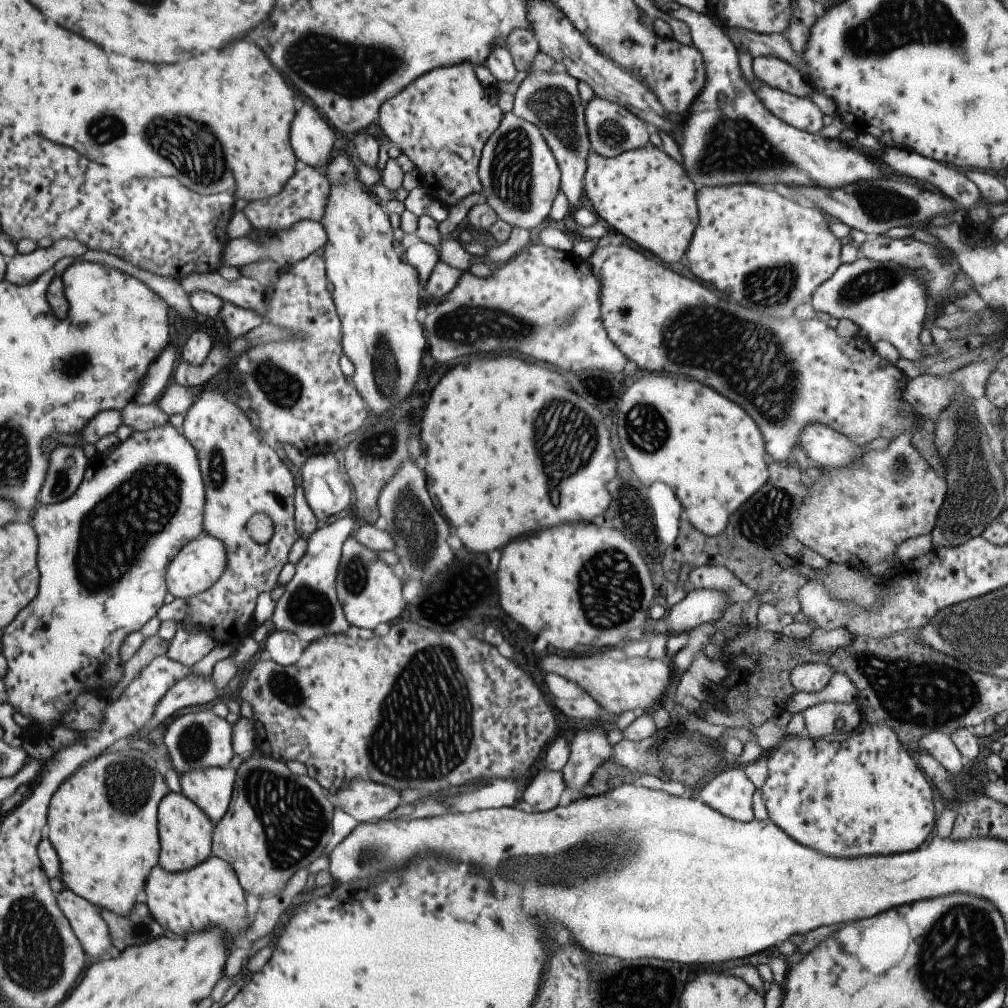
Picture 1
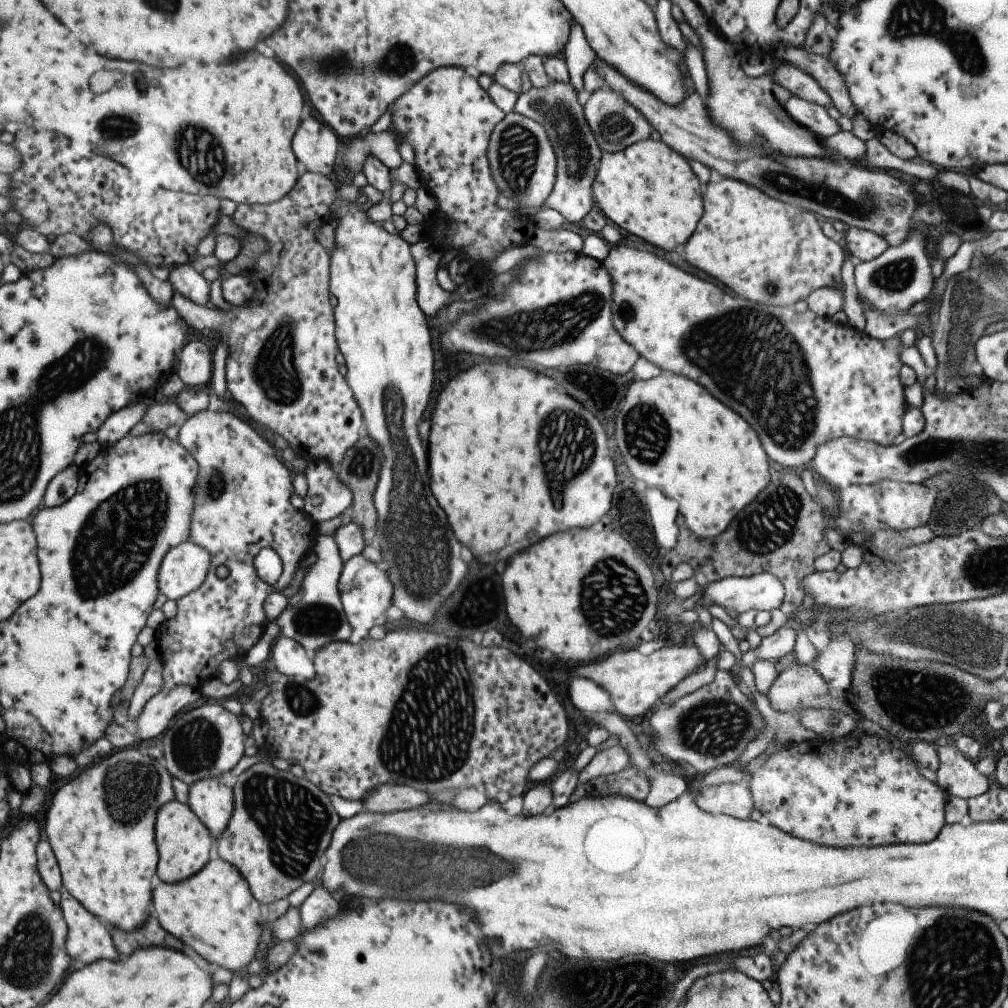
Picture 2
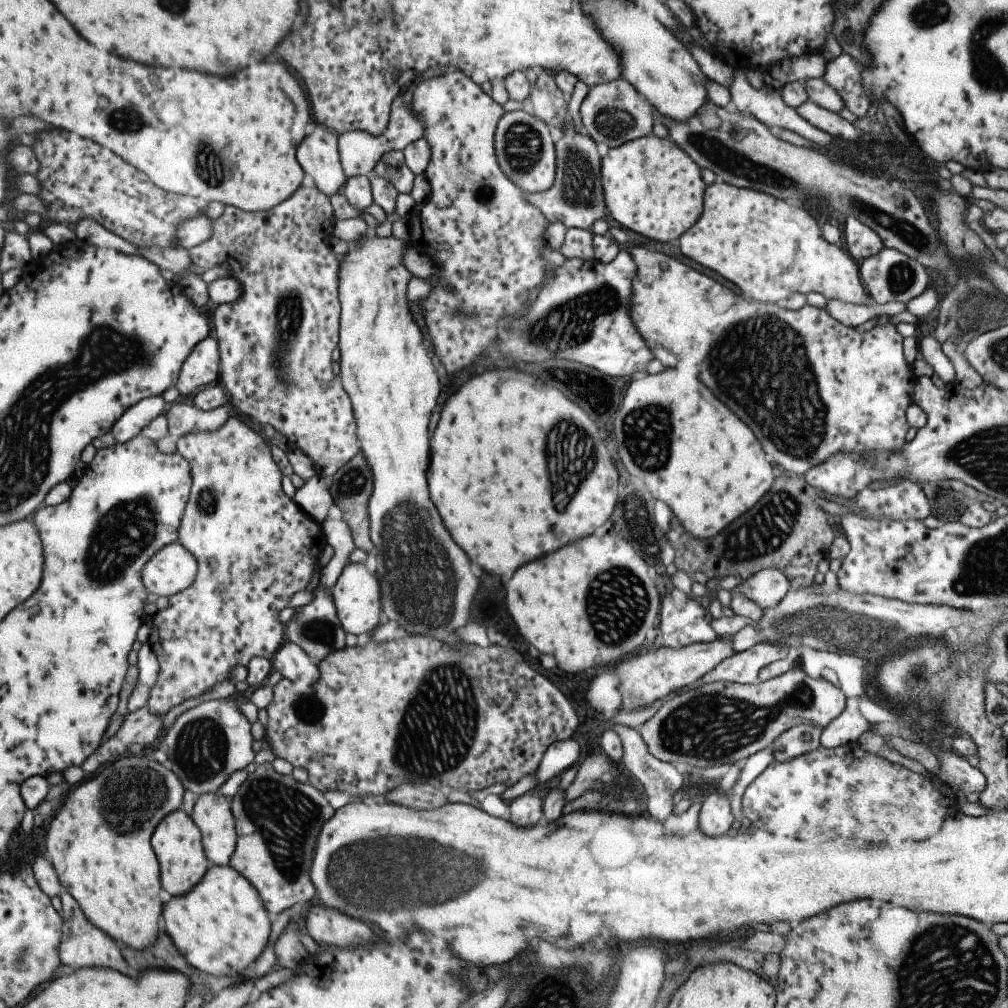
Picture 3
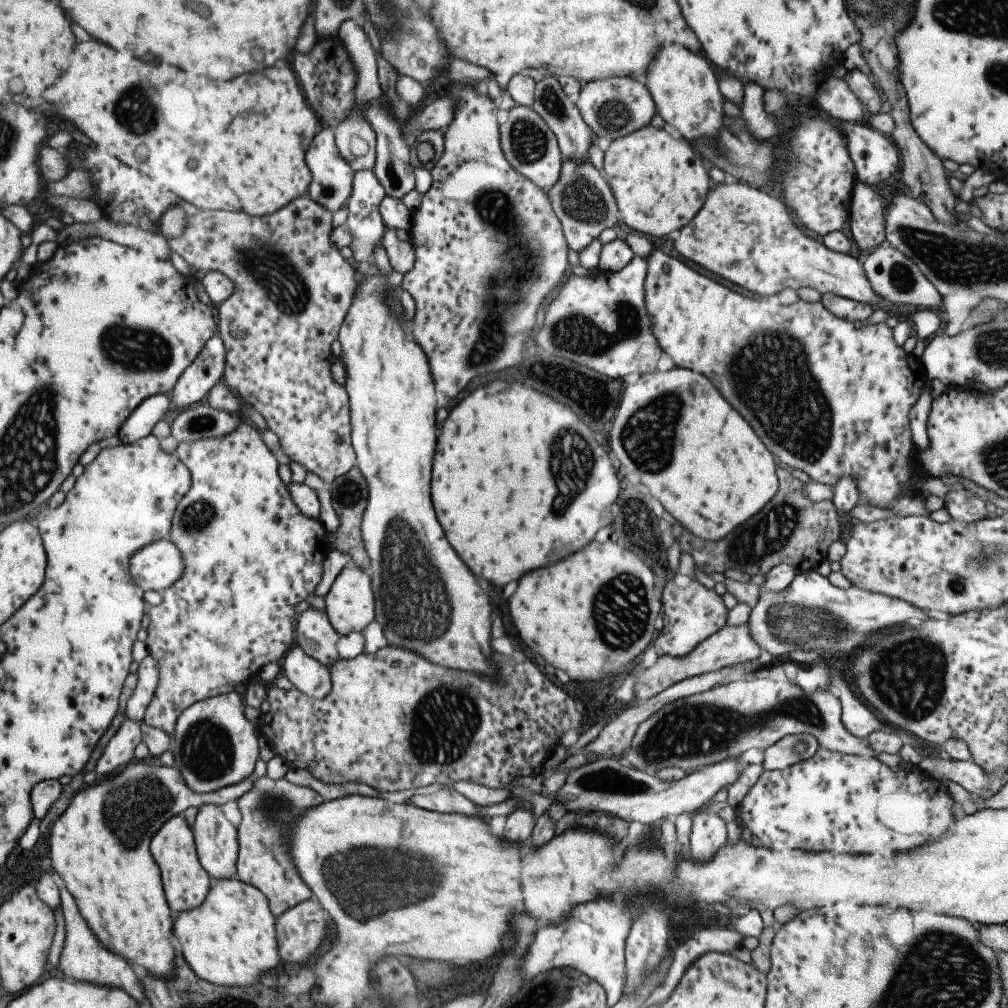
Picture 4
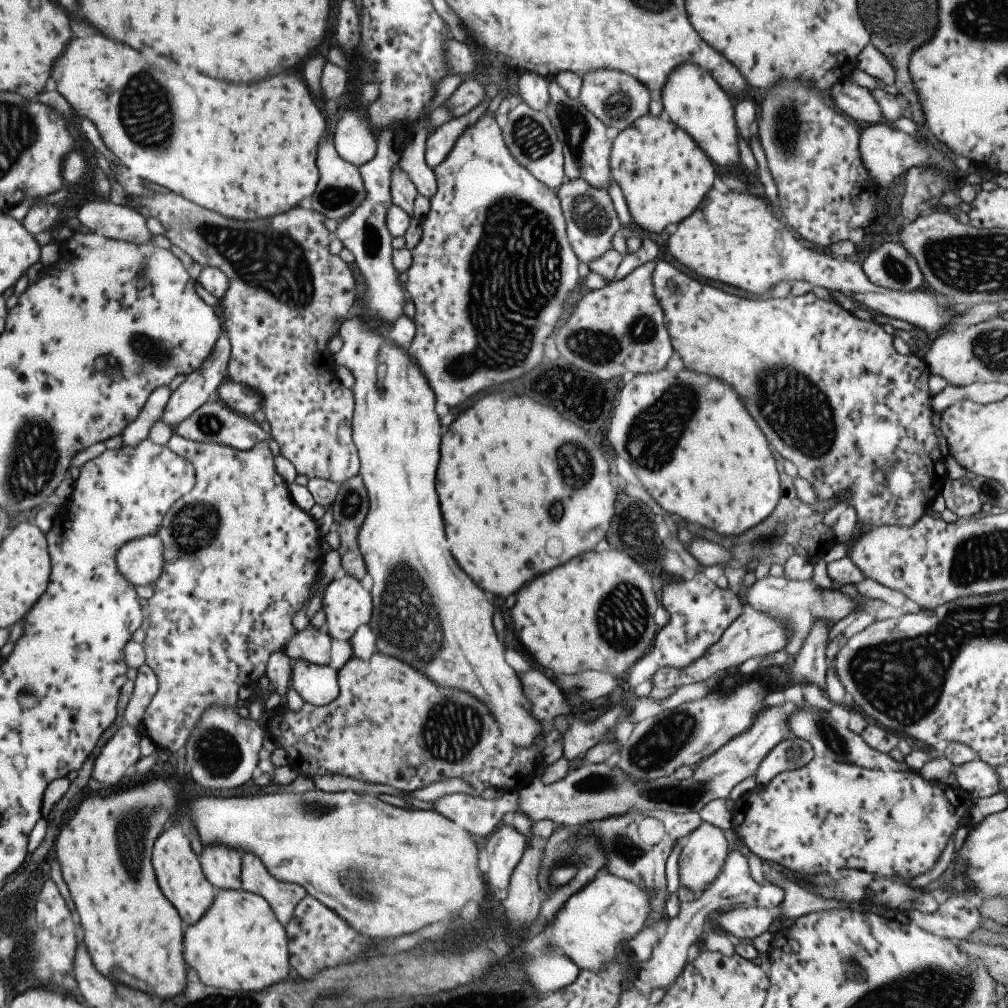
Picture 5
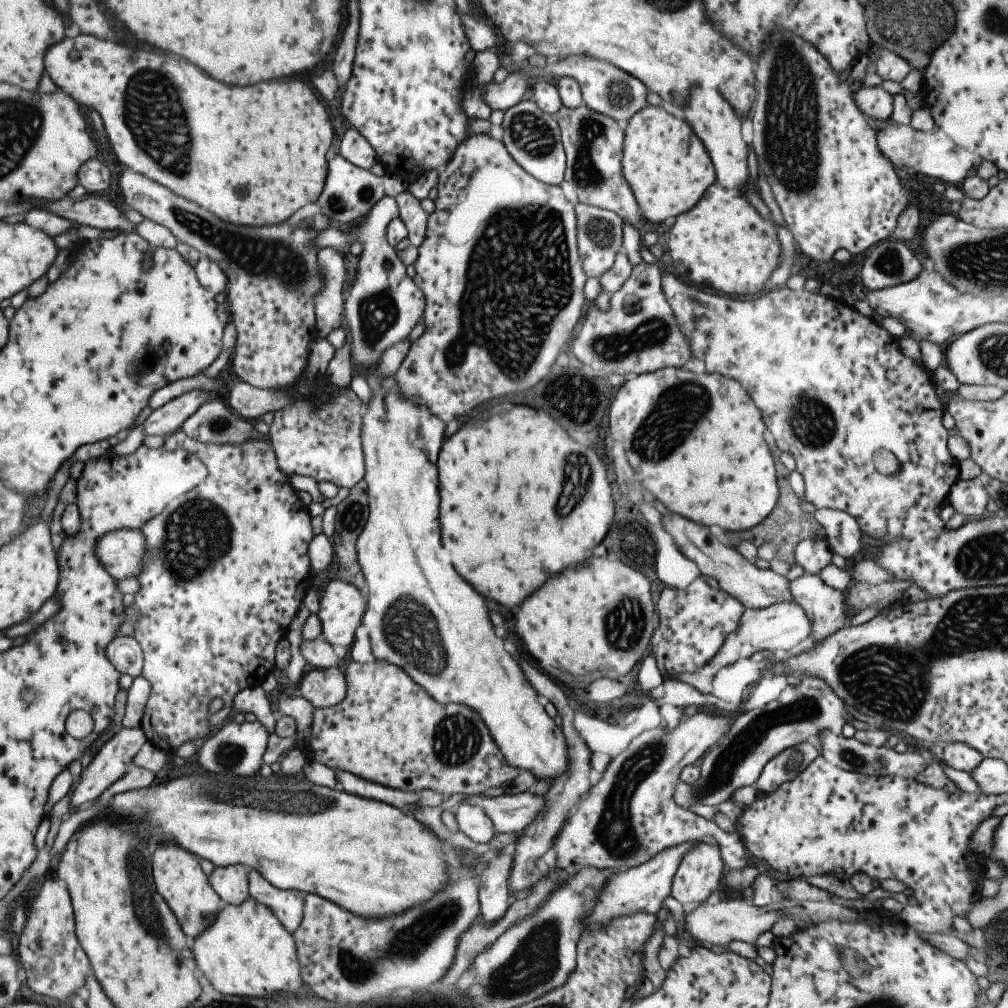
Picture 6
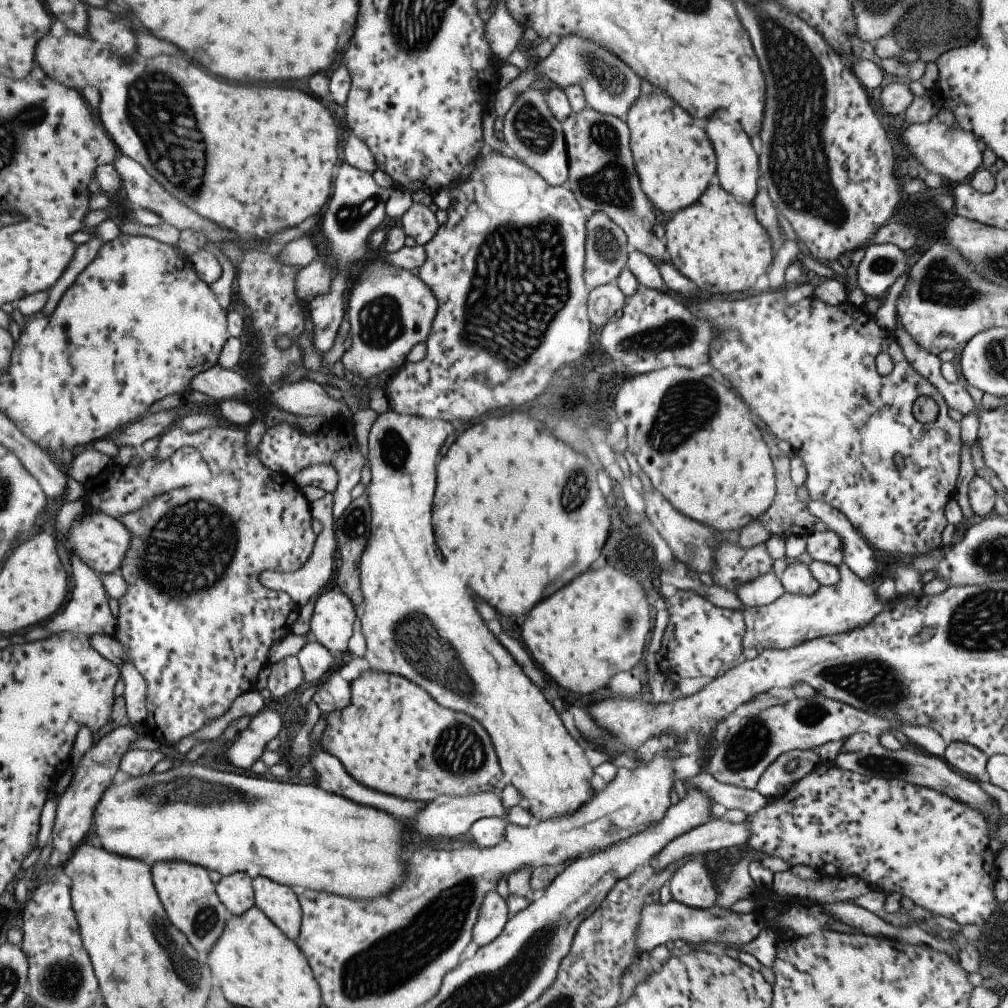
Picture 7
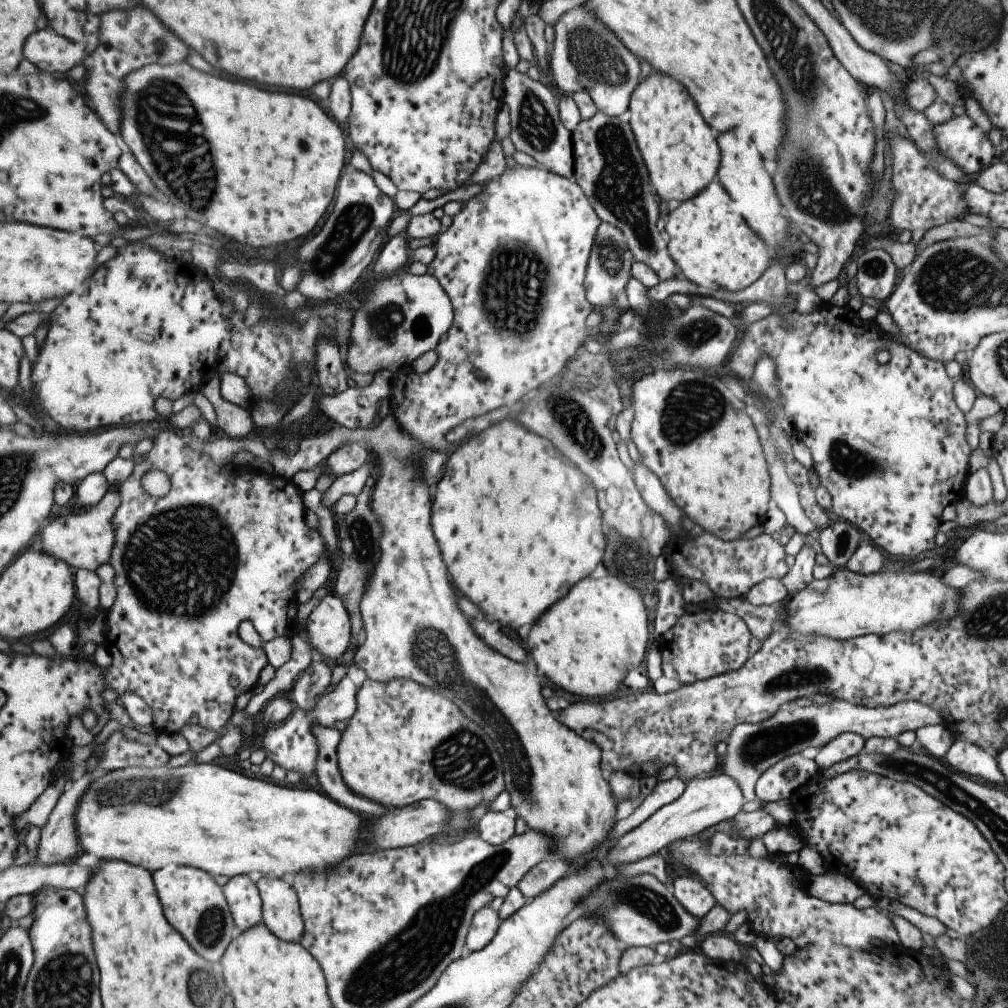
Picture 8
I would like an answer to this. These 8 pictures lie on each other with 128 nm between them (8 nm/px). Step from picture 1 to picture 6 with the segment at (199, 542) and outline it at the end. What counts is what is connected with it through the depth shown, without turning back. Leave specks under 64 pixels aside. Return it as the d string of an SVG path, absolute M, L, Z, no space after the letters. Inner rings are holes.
M120 528L103 534L95 542L95 558L115 580L137 578L146 553L145 538L140 530Z

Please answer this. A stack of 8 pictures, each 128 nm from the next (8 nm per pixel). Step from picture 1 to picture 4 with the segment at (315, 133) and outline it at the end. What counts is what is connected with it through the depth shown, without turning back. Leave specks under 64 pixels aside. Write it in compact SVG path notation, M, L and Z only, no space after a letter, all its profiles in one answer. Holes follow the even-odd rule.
M327 126L322 127L315 134L315 138L309 144L309 150L305 154L305 160L307 160L307 170L311 173L311 180L306 190L309 198L331 213L339 210L341 206L346 204L347 198L349 198L354 172L337 152L334 142L334 129Z

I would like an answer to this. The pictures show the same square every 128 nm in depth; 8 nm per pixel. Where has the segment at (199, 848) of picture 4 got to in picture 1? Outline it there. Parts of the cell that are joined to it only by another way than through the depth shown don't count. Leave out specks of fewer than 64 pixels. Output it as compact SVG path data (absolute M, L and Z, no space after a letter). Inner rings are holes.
M233 763L227 767L193 770L179 775L180 794L193 802L215 824L228 808L234 778Z

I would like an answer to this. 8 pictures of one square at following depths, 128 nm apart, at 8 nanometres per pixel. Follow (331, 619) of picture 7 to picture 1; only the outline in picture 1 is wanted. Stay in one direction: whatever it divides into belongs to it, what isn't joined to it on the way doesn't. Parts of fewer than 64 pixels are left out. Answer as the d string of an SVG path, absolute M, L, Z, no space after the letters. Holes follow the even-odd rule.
M352 535L345 538L335 576L335 592L349 625L373 630L377 624L395 620L405 608L401 585L402 582L393 574L391 568L379 560L375 550L361 546Z

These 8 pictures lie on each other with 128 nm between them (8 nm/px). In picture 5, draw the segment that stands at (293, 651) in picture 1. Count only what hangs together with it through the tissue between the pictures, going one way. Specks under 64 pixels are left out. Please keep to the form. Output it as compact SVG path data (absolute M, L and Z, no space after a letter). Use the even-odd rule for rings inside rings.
M299 659L291 667L290 678L288 688L292 688L303 703L321 707L338 696L337 674L328 665L315 665Z

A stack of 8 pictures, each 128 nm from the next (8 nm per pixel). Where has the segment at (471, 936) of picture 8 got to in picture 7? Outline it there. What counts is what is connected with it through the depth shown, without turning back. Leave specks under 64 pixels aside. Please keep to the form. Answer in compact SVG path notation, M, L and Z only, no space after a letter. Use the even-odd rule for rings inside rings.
M496 891L488 893L480 905L480 910L472 927L472 938L478 948L482 948L492 942L504 928L507 920L508 909L506 903Z

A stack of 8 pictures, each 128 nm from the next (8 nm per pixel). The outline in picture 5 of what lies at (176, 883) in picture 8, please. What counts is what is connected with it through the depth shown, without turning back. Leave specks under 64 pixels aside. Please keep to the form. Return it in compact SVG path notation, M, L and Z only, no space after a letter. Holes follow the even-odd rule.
M179 820L178 825L158 836L151 852L151 866L155 872L157 887L179 914L183 927L195 925L214 902L211 884L204 878L199 860L192 852L187 837L184 823Z

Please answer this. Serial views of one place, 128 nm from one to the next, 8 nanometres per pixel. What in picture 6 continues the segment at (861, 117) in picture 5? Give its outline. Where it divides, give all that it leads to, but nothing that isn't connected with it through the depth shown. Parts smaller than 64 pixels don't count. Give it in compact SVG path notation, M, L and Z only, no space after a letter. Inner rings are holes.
M857 85L853 88L853 100L857 108L873 119L889 120L892 114L892 94L885 92L881 87L864 87Z

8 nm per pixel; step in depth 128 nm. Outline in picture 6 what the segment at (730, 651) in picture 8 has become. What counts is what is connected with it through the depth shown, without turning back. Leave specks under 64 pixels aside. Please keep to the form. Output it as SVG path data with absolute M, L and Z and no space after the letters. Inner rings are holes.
M701 576L694 578L683 590L665 587L660 592L654 608L659 618L661 639L650 653L653 654L655 666L663 679L677 674L697 672L705 662L709 662L721 648L727 634L737 628L745 609L741 602L737 602L720 587L708 586Z

